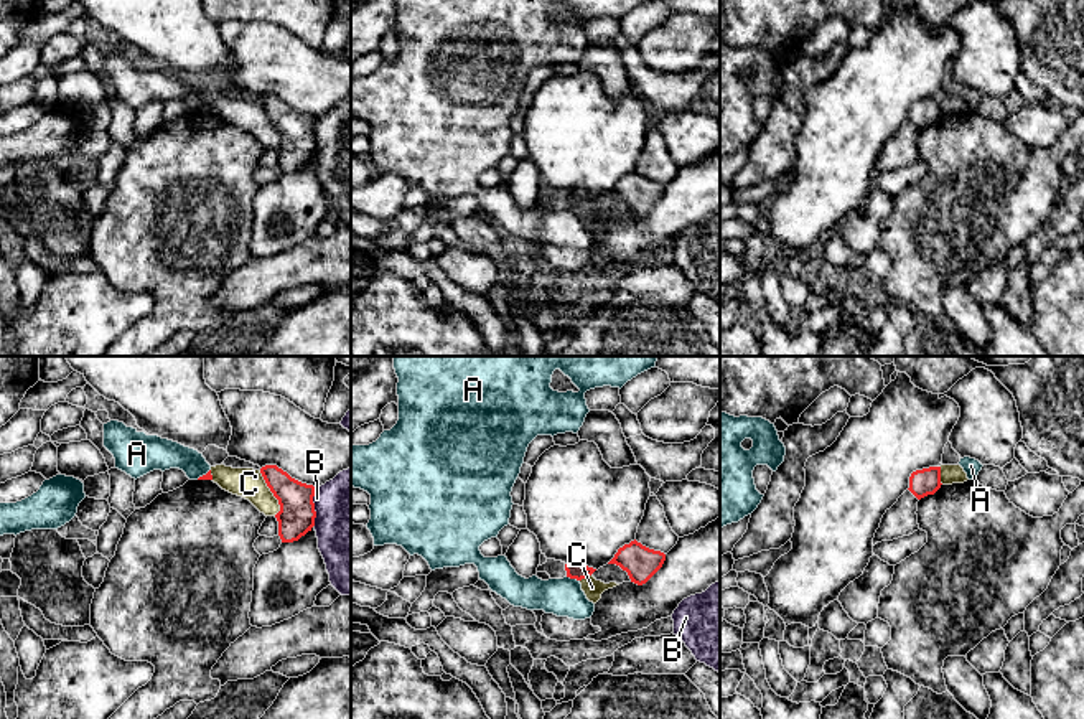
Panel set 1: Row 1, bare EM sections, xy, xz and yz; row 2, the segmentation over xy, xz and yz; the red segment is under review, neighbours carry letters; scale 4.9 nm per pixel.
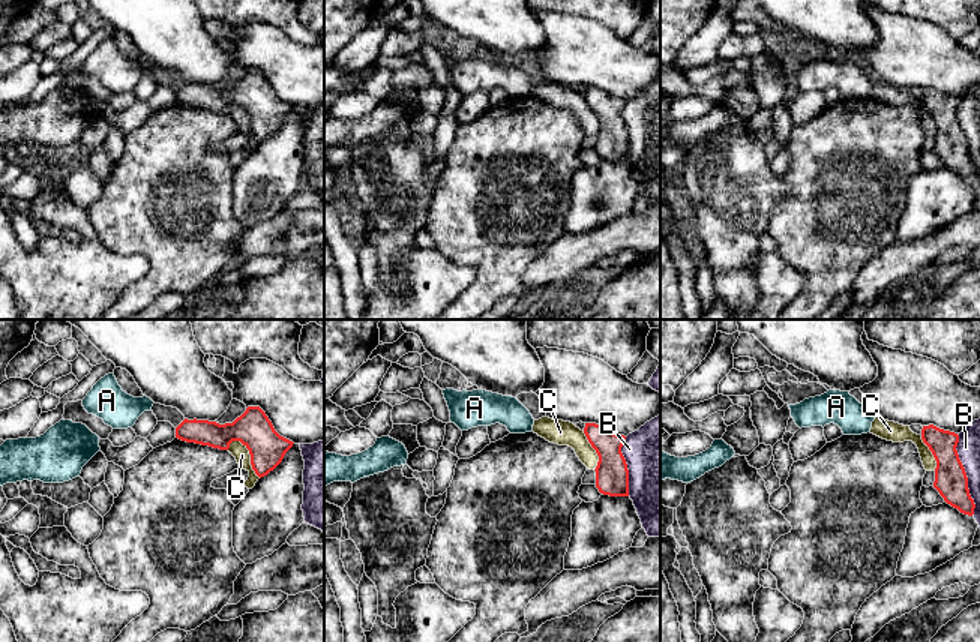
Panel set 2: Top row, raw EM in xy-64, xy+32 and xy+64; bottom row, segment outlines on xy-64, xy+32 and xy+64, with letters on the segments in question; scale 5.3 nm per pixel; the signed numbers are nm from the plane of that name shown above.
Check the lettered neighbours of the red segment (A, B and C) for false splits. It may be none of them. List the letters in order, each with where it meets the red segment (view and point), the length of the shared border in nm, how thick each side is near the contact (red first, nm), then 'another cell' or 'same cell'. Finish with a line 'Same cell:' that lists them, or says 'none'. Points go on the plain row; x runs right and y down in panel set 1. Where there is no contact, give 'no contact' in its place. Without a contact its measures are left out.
A: meets red in xz at (574, 208); contact 70 nm long; 90 nm thick on the red side, 190 nm on the other; another cell
B: meets red in xy at (313, 137); contact 180 nm long; 180 nm thick on the red side, 340 nm on the other; another cell
C: meets red in xy at (272, 122); contact 240 nm long; 180 nm thick on the red side, 150 nm on the other; another cell
Same cell: none

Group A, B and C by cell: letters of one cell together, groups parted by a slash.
A / B / C

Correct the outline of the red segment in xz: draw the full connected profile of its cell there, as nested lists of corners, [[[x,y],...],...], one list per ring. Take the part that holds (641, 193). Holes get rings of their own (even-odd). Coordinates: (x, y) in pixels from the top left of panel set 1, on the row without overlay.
[[[634,170],[619,178],[608,195],[619,196],[631,213],[642,216],[662,198],[664,191],[664,183],[649,180]]]

